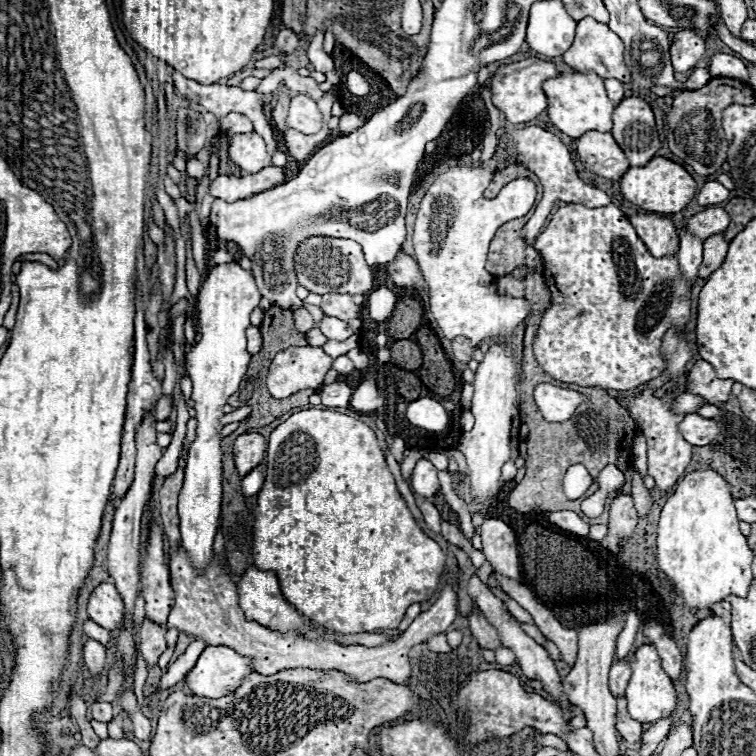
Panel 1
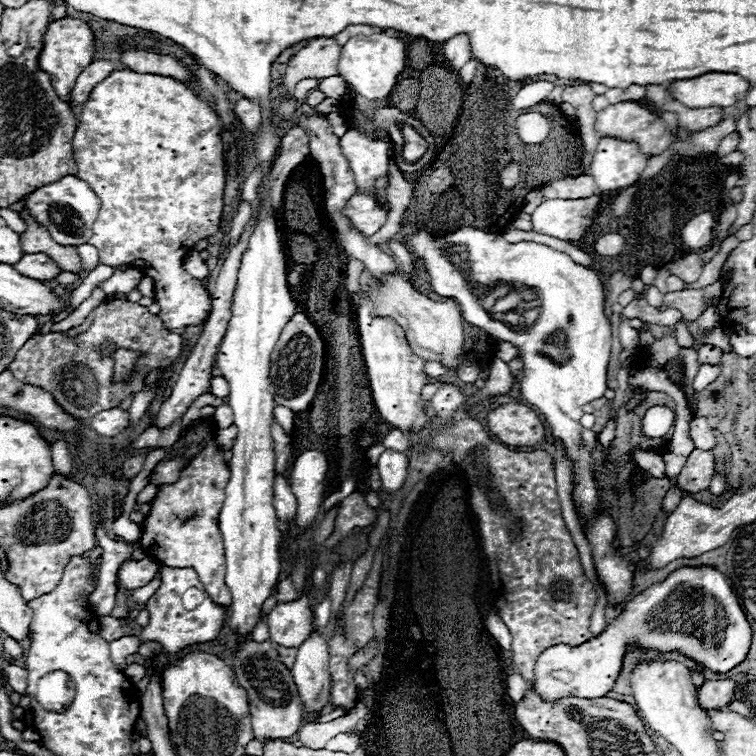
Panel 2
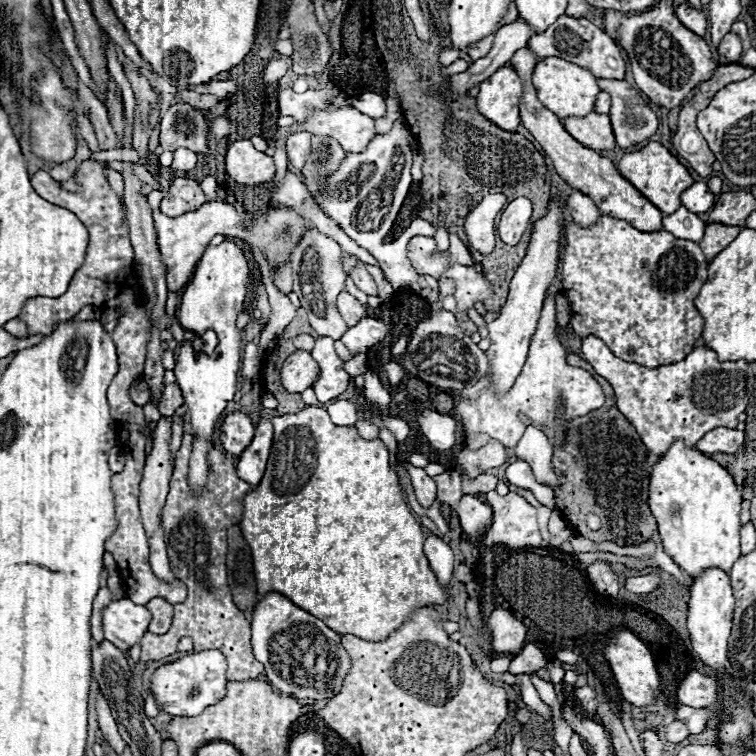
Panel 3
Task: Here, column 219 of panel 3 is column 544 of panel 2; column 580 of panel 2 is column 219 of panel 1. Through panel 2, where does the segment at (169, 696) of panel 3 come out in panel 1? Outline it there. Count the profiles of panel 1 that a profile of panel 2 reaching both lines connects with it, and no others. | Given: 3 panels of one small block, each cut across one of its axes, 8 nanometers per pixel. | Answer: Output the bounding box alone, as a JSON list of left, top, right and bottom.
[186,646,252,698]

